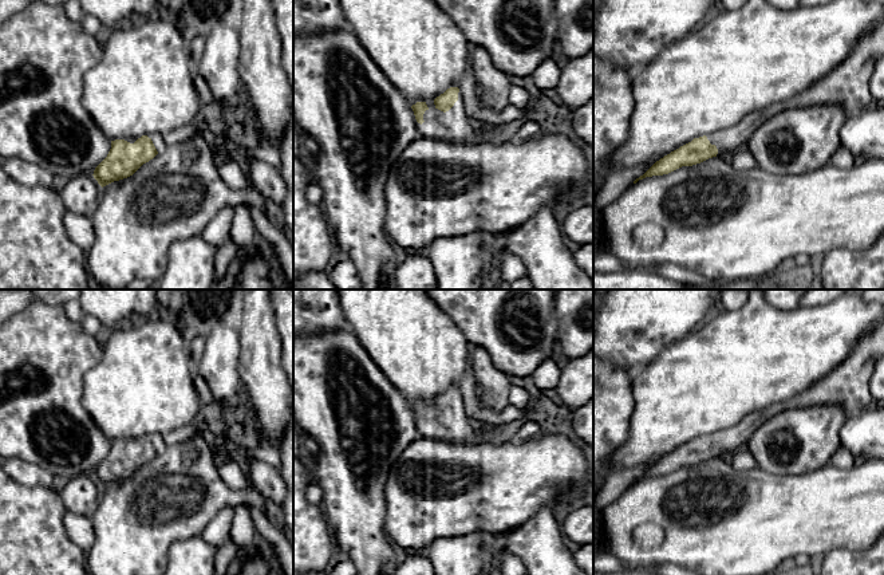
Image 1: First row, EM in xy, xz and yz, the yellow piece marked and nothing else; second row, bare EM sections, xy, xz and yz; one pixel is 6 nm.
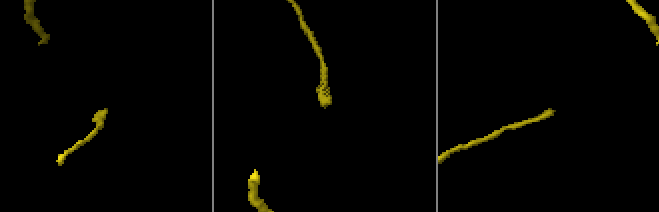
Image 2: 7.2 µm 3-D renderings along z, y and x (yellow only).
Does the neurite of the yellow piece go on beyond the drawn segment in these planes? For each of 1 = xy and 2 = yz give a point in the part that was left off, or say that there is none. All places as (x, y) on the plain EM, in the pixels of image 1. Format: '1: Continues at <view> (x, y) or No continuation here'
1: Continues at xy (157, 440)
2: Continues at yz (847, 385)

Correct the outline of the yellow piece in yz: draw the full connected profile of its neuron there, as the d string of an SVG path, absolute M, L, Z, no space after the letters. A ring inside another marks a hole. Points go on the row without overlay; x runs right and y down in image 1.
M884 322L863 338L845 361L800 395L751 413L735 426L694 438L656 461L634 484L646 477L668 474L682 466L692 466L717 456L730 458L747 445L750 437L766 420L785 409L837 403L848 414L865 410L875 403L869 381L875 362L880 357L884 357Z

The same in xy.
M159 434L142 436L134 444L125 440L111 441L107 457L95 468L92 476L103 488L133 476L143 464L162 453L165 448L165 441Z

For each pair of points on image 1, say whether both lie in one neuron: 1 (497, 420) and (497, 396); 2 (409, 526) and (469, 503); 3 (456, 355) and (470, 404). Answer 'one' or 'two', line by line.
1: two
2: one
3: two

